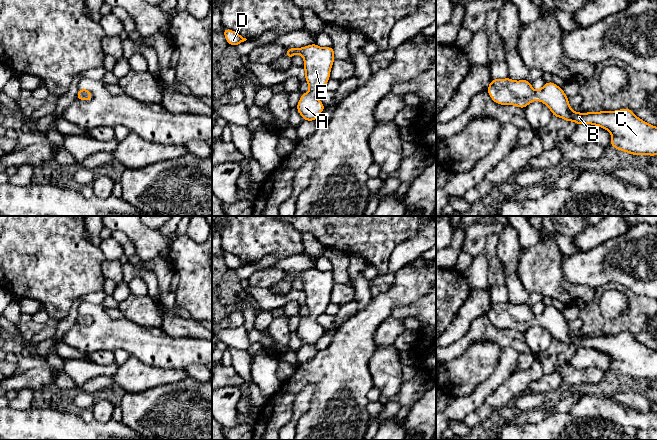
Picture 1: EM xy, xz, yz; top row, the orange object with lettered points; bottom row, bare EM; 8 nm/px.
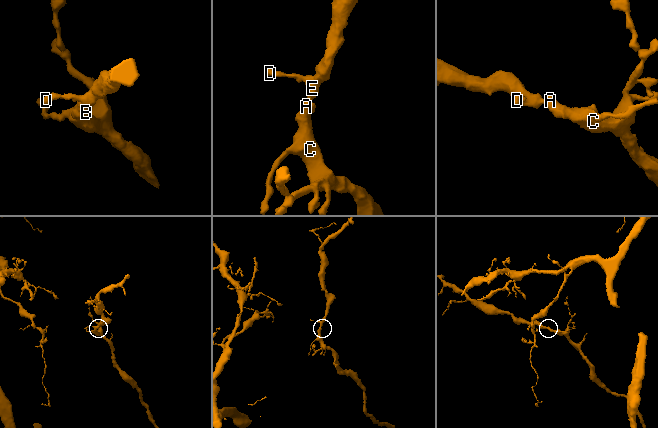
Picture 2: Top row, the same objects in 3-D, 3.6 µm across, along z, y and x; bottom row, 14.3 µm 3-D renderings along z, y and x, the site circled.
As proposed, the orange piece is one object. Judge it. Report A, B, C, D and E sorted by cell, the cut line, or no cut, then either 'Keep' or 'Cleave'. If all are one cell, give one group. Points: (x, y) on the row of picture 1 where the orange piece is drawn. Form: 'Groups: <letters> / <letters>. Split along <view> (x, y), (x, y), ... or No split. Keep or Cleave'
Groups: A B C D E. No split. Keep

